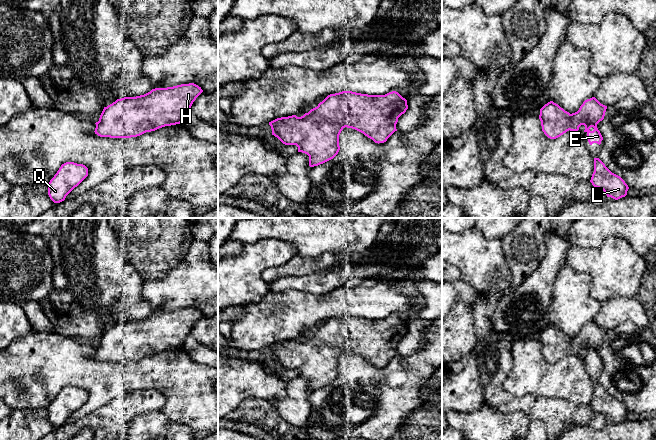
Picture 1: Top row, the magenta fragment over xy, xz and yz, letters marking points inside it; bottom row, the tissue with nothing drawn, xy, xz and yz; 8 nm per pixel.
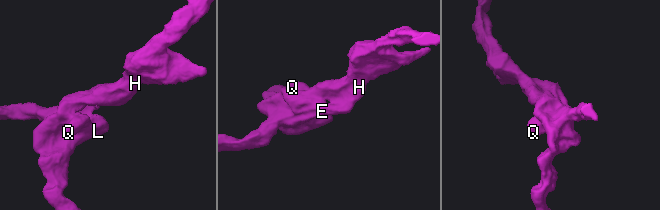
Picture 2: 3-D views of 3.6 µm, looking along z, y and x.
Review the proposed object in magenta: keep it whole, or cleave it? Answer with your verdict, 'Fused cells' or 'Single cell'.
Single cell

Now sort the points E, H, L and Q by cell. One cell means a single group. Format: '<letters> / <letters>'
E H L Q

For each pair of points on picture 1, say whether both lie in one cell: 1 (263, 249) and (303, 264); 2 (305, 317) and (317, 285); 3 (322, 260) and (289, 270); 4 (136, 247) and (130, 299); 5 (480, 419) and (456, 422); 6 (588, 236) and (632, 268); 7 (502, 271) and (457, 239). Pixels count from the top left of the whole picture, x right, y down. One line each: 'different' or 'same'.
1: different
2: different
3: same
4: different
5: same
6: different
7: same

